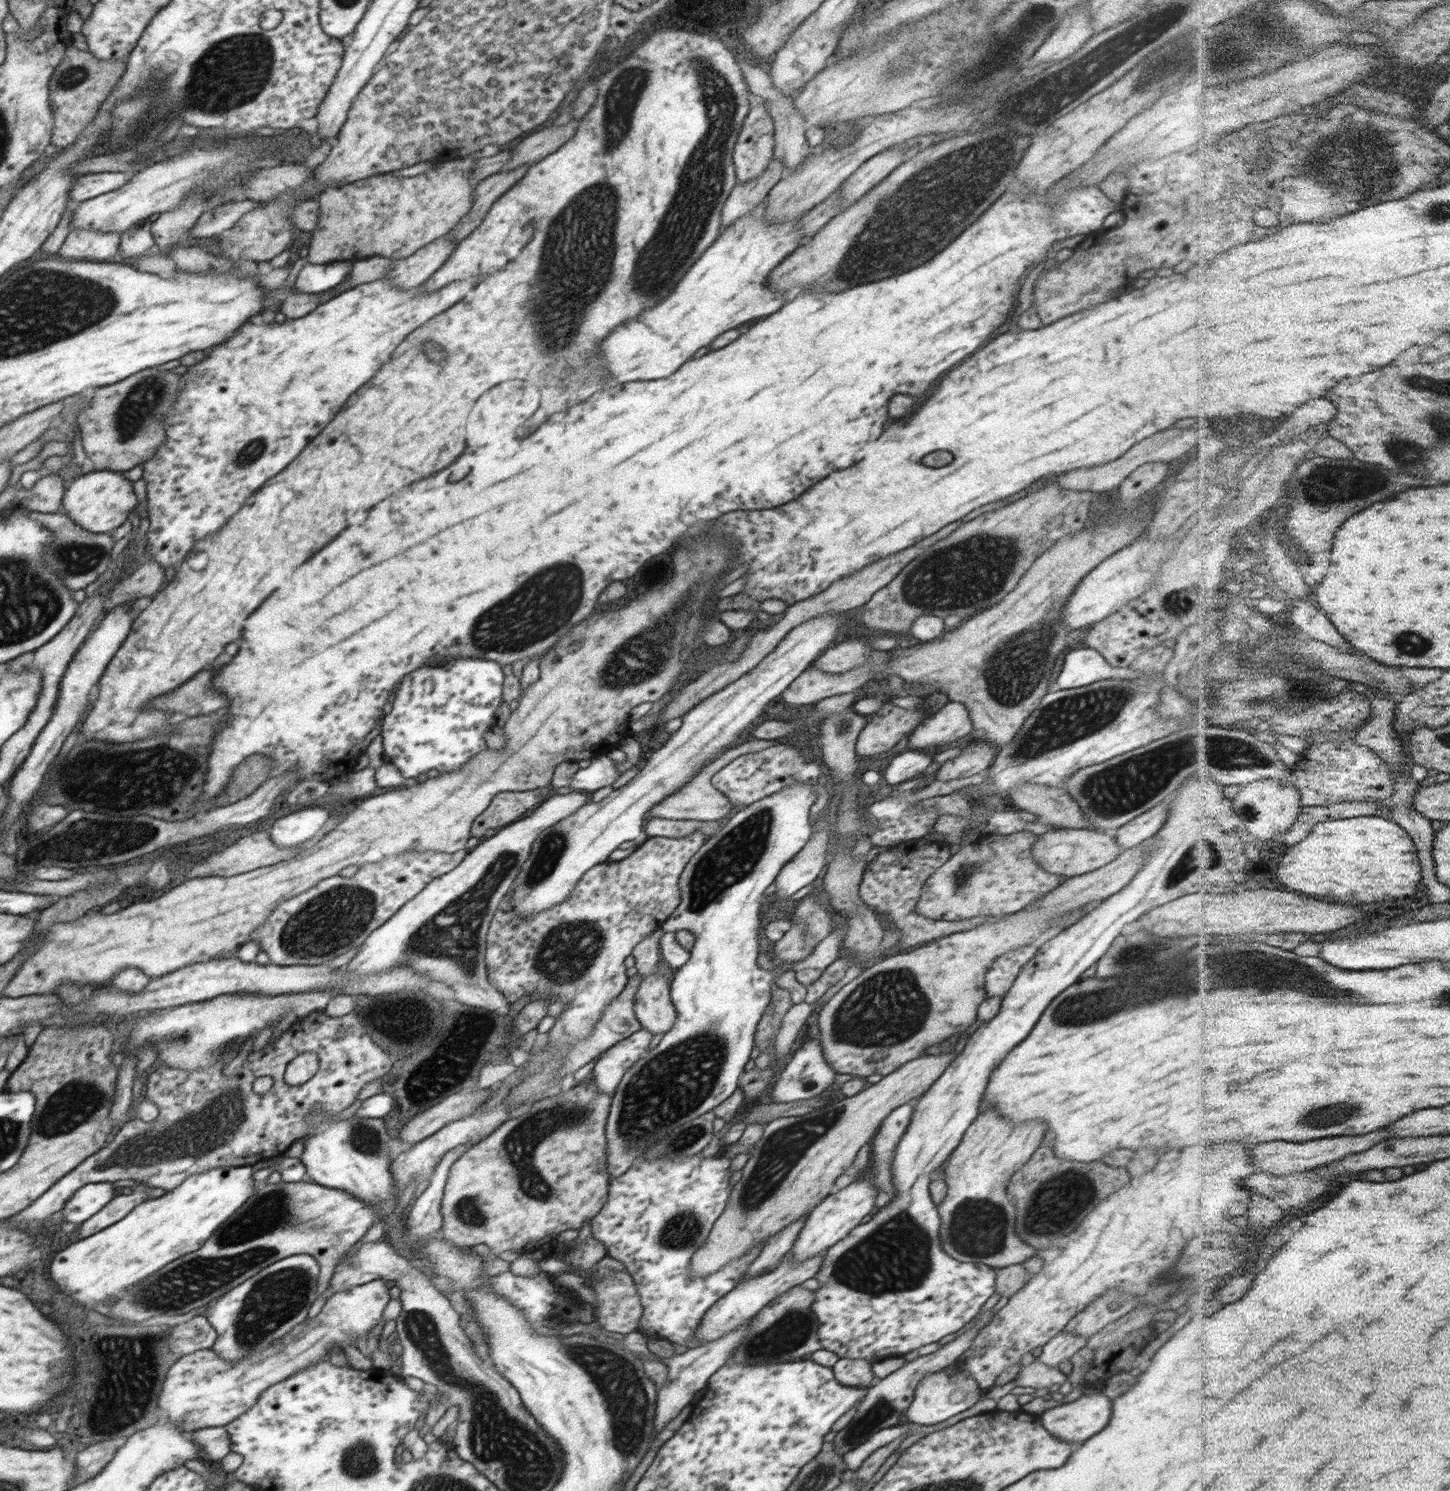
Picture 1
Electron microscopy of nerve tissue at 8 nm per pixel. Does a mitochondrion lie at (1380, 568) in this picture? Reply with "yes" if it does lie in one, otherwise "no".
no

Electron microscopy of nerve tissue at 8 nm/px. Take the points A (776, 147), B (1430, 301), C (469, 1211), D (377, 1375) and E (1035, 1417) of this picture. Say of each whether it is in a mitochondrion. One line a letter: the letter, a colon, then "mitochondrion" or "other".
A: other
B: other
C: mitochondrion
D: other
E: other

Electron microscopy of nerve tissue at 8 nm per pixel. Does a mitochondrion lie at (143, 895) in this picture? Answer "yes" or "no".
no

